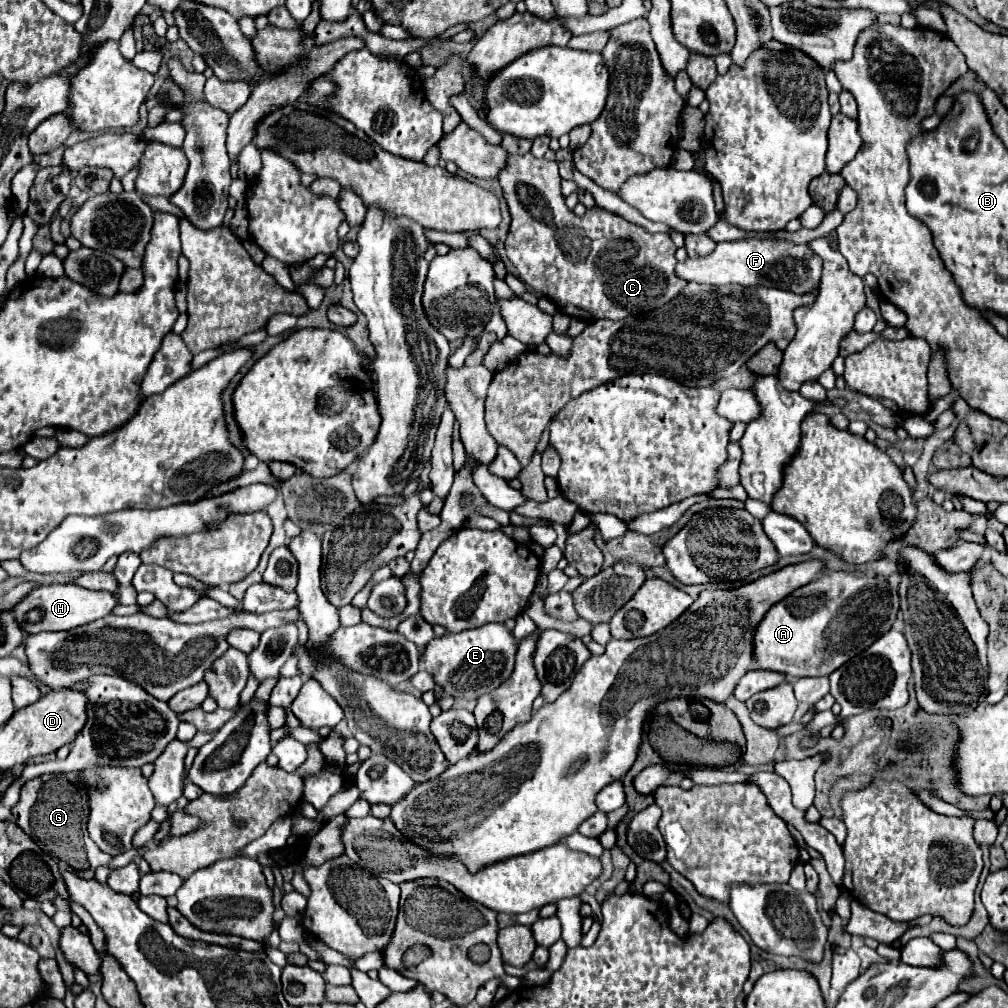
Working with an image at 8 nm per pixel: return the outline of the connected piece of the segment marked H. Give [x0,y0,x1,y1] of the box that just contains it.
[14,584,116,634]

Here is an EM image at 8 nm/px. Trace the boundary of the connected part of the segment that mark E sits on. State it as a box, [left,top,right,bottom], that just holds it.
[420,624,516,698]

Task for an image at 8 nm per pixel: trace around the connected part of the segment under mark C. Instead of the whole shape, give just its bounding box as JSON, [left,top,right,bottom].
[498,152,686,322]

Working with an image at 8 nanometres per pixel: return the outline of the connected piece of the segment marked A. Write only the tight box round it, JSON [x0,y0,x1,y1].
[750,572,898,680]

